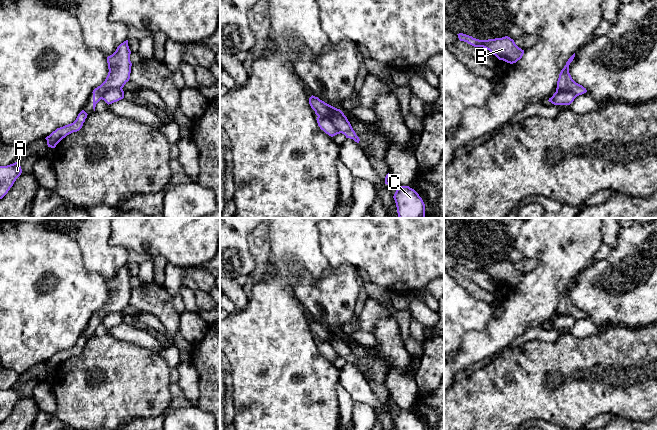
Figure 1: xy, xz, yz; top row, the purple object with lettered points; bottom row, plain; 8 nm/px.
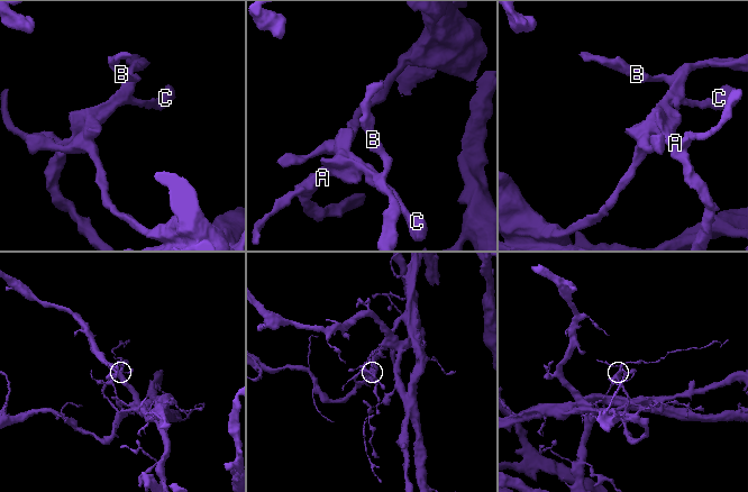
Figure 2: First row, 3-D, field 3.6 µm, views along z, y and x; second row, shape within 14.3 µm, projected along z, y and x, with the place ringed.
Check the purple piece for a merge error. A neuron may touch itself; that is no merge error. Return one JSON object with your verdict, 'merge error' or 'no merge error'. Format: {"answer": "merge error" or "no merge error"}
{"answer": "merge error"}

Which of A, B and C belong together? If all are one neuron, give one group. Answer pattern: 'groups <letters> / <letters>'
groups A B / C

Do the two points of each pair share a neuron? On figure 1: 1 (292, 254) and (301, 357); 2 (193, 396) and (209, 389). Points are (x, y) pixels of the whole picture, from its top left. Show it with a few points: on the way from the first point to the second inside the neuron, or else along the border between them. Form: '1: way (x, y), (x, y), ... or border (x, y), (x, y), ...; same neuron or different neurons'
1: way (283, 280), (283, 331); same neuron
2: border (196, 370), (199, 386), (197, 405); different neurons

